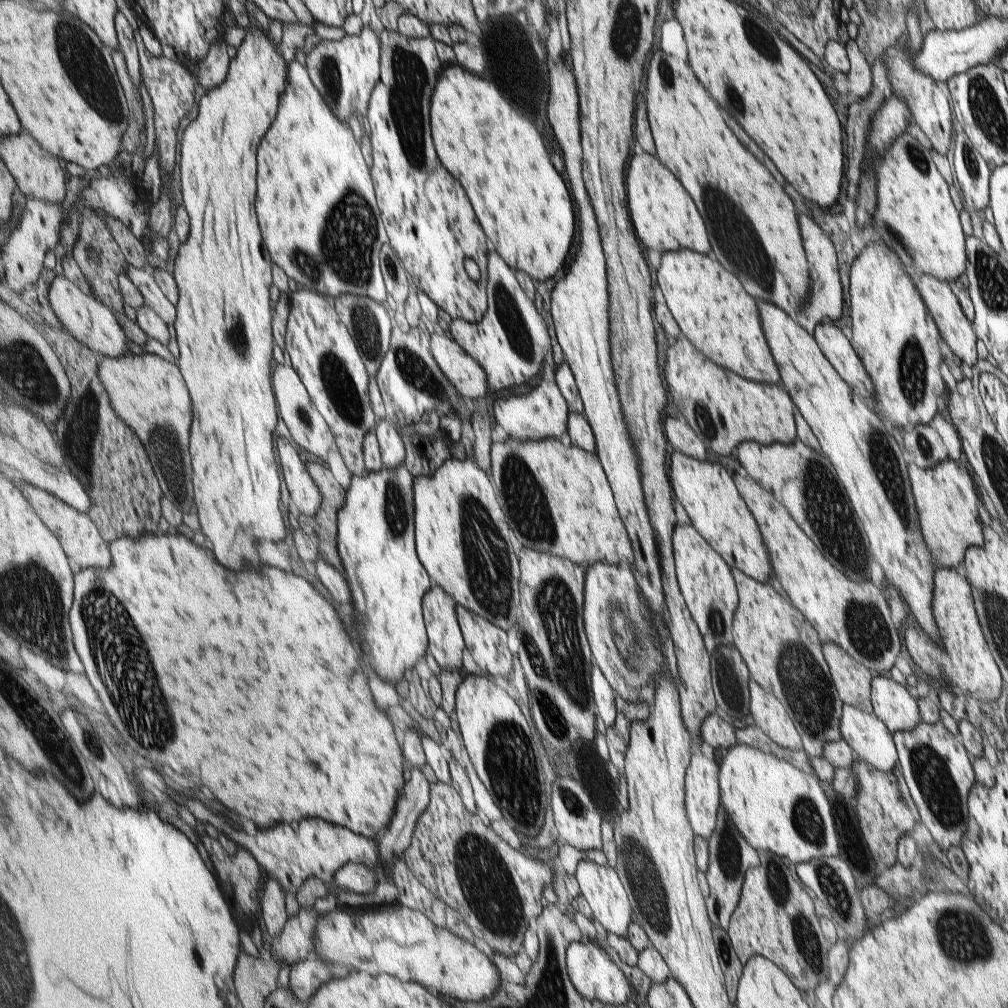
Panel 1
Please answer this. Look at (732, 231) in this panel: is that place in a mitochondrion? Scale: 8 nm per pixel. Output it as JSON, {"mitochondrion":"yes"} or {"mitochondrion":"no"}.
{"mitochondrion":"yes"}

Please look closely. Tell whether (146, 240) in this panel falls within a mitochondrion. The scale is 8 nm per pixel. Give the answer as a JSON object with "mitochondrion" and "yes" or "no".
{"mitochondrion":"no"}

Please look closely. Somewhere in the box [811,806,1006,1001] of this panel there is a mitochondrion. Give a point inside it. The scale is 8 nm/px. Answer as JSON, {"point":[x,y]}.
{"point":[964,939]}

